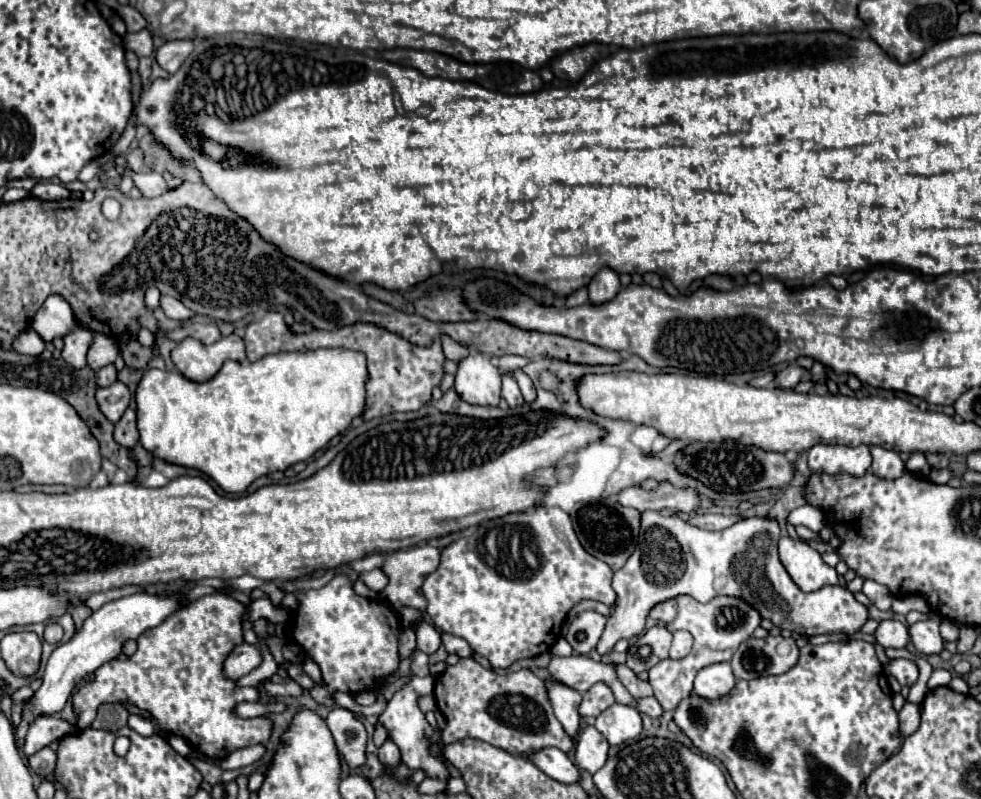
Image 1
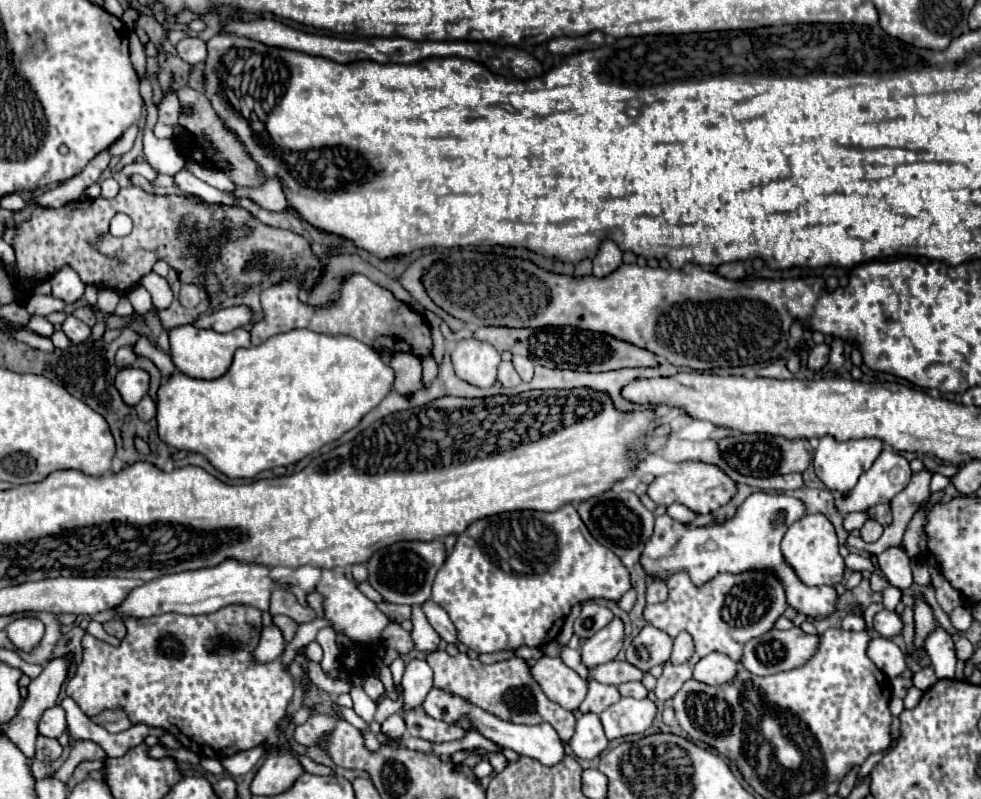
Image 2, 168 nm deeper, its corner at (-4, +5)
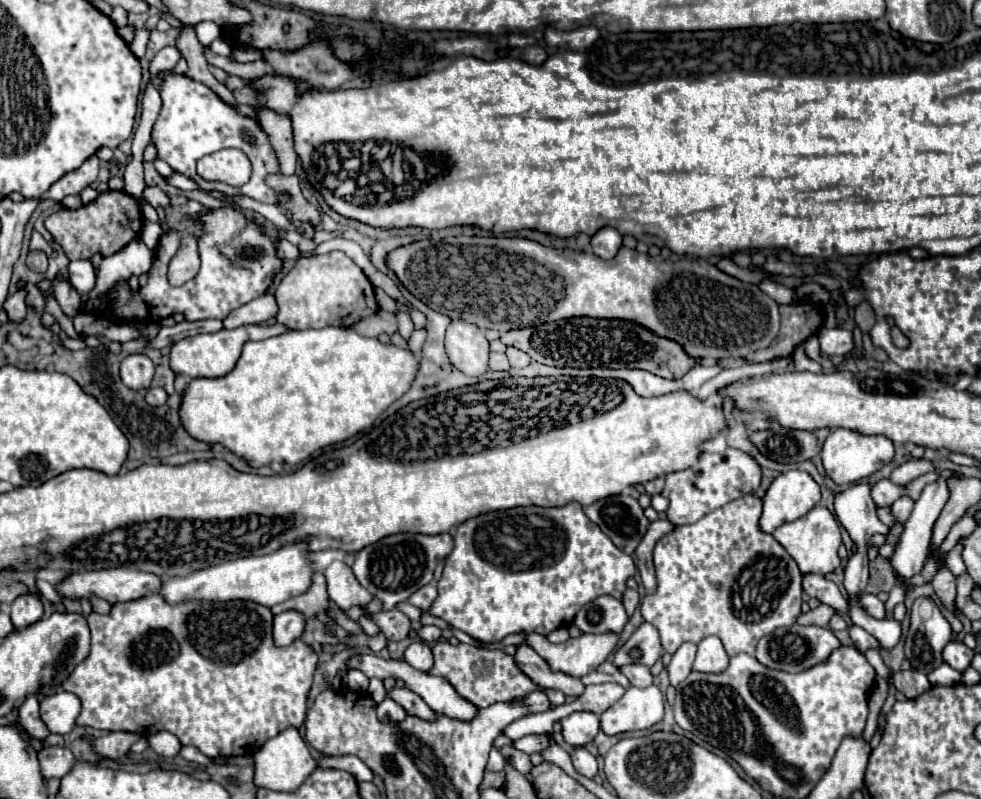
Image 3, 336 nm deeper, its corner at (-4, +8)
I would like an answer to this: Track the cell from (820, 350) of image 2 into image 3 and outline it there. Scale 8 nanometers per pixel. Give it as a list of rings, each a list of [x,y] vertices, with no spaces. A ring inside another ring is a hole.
[[[821,327],[819,333],[819,347],[821,347],[821,353],[833,357],[843,357],[845,353],[853,351],[853,333],[851,331],[845,331],[845,329],[827,329],[827,327]]]

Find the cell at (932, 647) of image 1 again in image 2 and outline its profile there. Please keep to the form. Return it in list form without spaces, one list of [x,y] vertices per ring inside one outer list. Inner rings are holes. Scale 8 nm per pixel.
[[[941,626],[939,630],[935,630],[935,634],[931,634],[931,638],[927,638],[925,652],[931,658],[931,666],[937,678],[955,678],[955,664],[957,664],[955,644]]]

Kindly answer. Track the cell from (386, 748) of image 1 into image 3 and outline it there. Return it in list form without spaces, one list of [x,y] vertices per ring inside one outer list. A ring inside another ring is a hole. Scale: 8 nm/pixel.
[[[385,697],[385,701],[377,705],[377,715],[379,715],[379,721],[383,723],[401,723],[407,717],[405,709],[397,705],[391,697]]]

